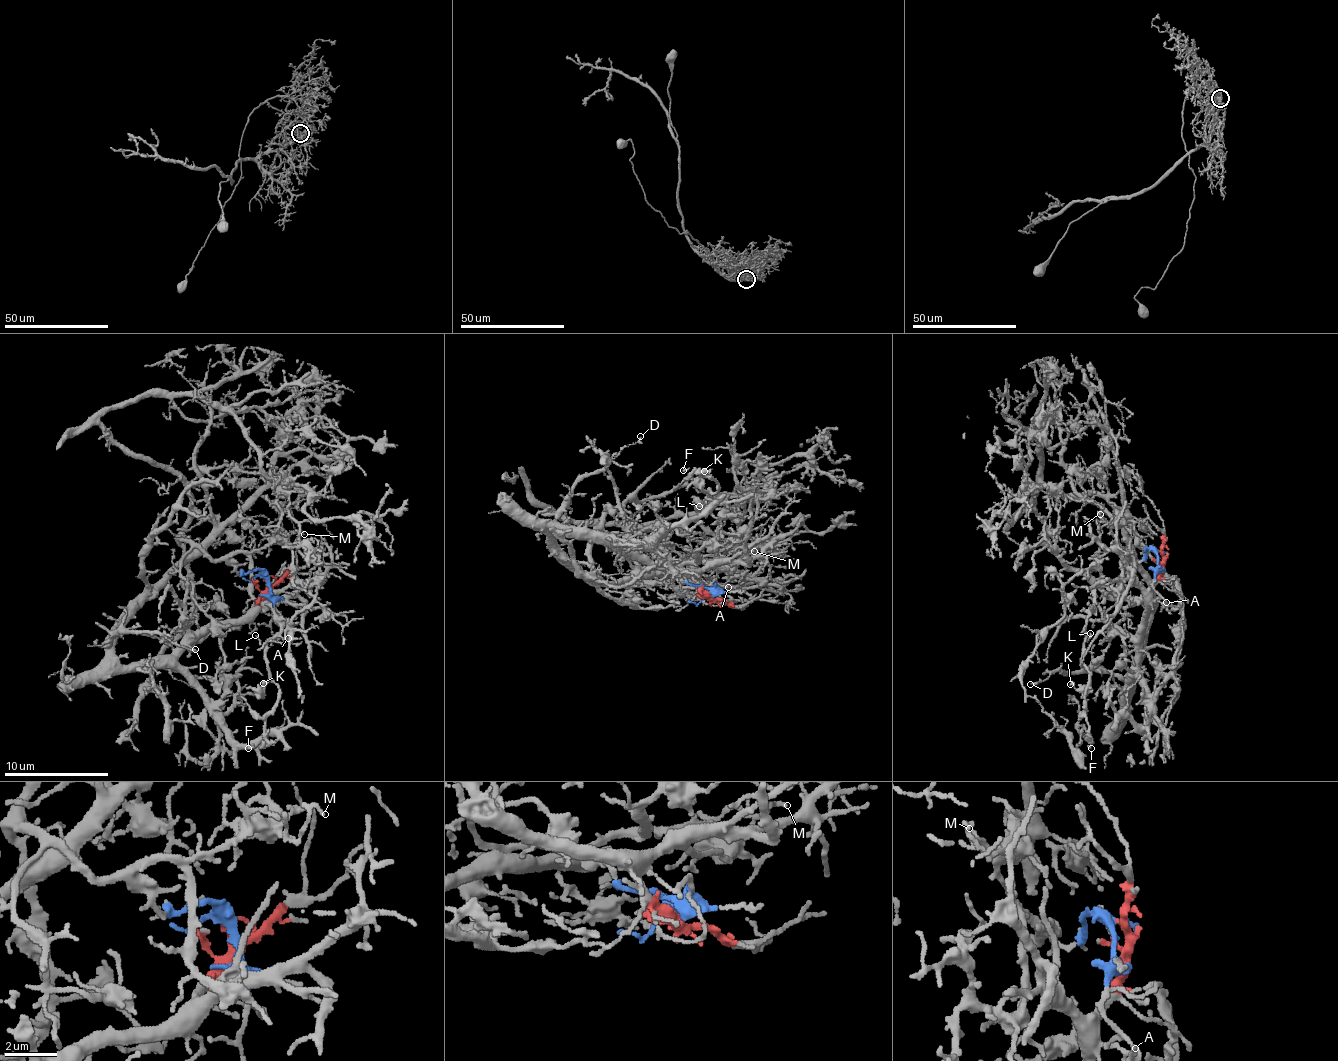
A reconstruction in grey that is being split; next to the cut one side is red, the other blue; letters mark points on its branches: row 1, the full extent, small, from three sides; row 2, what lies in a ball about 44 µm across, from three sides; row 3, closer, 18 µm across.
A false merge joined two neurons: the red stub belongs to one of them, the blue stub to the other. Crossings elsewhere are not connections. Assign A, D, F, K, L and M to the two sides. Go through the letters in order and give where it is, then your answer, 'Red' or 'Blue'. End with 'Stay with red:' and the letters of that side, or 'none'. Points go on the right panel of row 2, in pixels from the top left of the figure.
A: Place: (1166, 602). Blue
D: Place: (1030, 684). Red
F: Place: (1091, 748). Blue
K: Place: (1070, 684). Blue
L: Place: (1090, 633). Blue
M: Place: (1100, 514). Blue
Stay with red: D

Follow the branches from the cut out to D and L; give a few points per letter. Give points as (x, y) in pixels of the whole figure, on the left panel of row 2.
D: (262, 577), (268, 596), (243, 617), (201, 628), (169, 655), (122, 665), (111, 649), (124, 628), (196, 650)
L: (262, 577), (240, 574), (233, 554), (249, 559), (252, 594), (273, 598), (281, 630), (262, 644), (255, 636)

